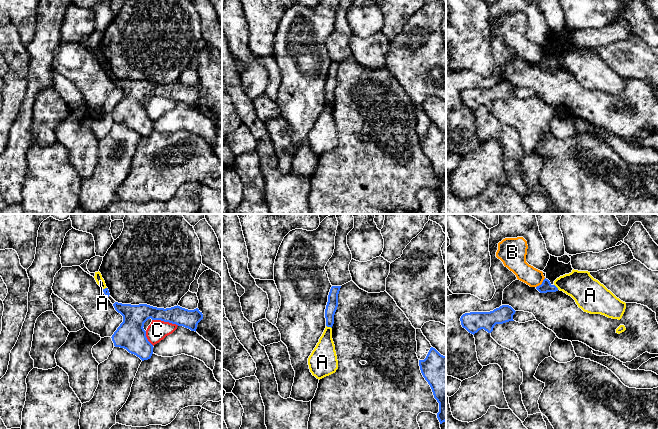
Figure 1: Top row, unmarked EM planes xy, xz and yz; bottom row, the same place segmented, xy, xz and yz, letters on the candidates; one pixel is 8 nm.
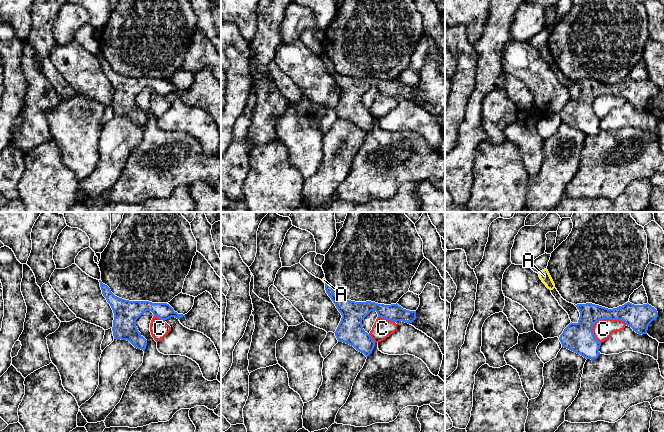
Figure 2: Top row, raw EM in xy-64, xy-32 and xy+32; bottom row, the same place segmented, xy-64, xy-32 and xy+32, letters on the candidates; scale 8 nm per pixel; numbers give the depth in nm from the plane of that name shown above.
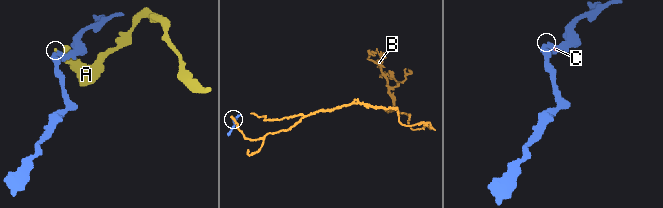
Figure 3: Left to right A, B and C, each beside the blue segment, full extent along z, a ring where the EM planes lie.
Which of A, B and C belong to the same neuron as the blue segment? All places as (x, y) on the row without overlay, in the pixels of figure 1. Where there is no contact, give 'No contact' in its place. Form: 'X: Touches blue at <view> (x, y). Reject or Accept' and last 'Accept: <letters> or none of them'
A: Touches blue at xz (329, 102). Reject
B: Touches blue at yz (542, 59). Reject
C: Touches blue at xy (165, 97). Reject
Accept: none of them

